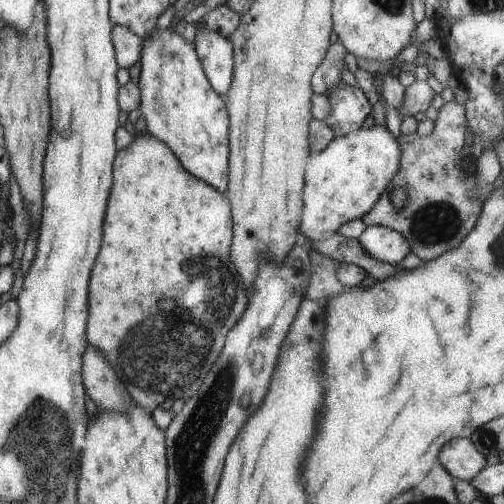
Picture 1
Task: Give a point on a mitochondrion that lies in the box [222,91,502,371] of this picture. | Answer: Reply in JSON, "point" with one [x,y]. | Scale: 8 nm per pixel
{"point":[437,222]}

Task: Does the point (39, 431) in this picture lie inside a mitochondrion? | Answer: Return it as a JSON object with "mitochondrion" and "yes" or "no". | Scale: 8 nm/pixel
{"mitochondrion":"yes"}

